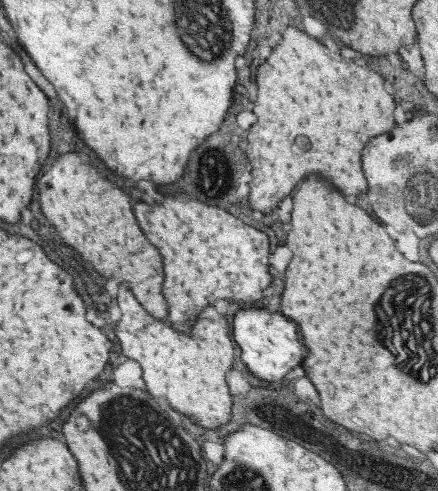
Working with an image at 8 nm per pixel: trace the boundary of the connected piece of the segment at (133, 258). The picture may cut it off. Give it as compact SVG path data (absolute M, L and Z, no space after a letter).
M68 152L56 160L54 166L44 170L36 186L42 212L56 226L62 240L77 250L104 278L114 278L120 283L128 282L138 302L154 318L167 321L168 304L162 296L162 256L140 232L126 192L108 182L98 168L84 164L78 152Z

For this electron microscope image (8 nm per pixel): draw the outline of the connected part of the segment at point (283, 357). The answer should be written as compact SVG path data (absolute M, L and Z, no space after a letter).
M255 305L243 307L242 312L234 317L232 326L232 336L241 348L242 362L254 376L266 382L283 382L282 379L288 377L288 372L306 358L308 350L300 338L298 326L286 320L282 314L270 314L268 310L257 309Z

